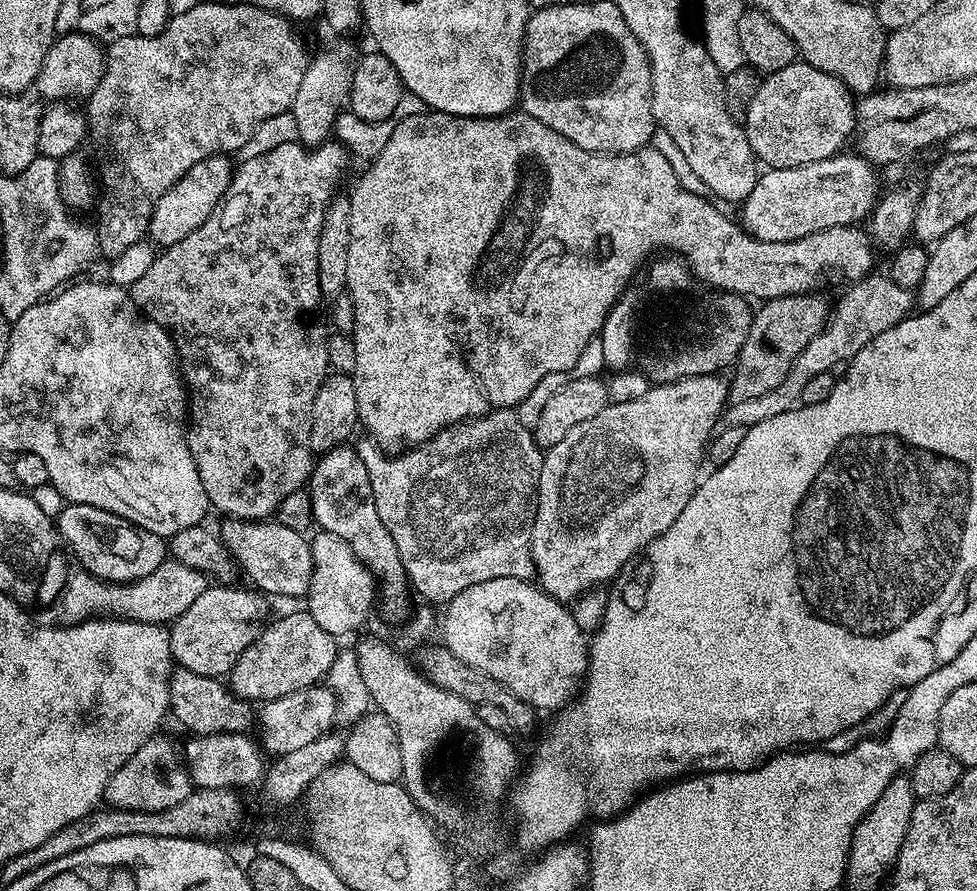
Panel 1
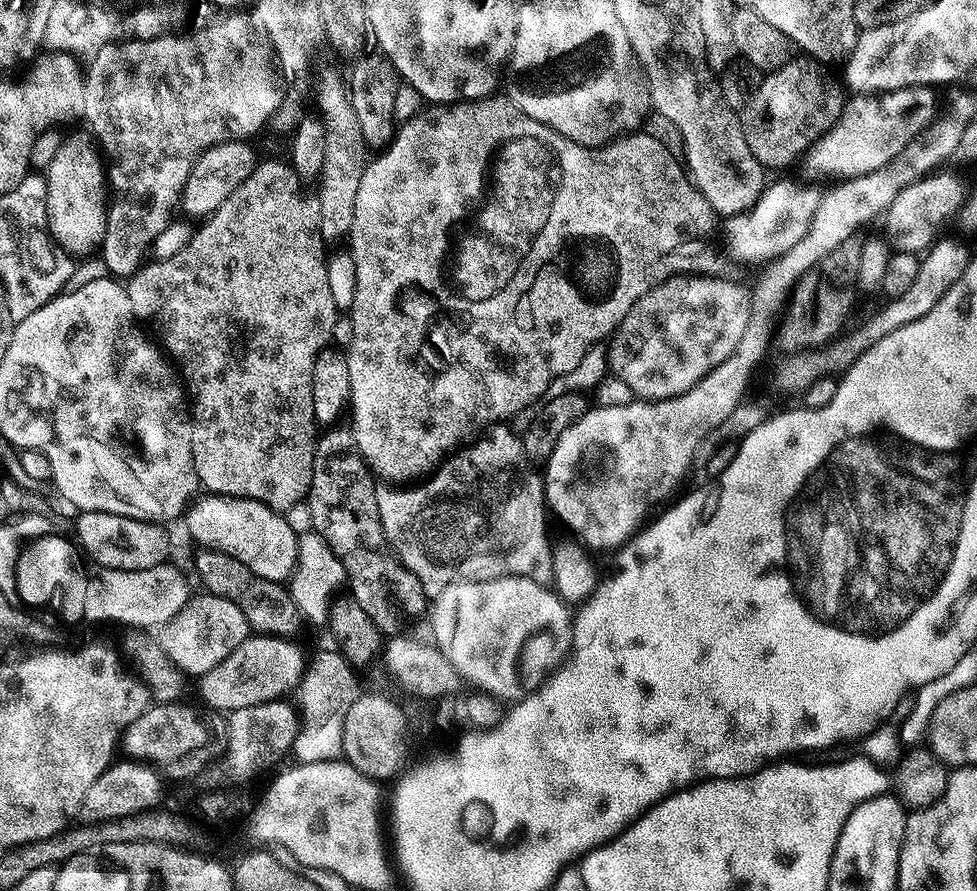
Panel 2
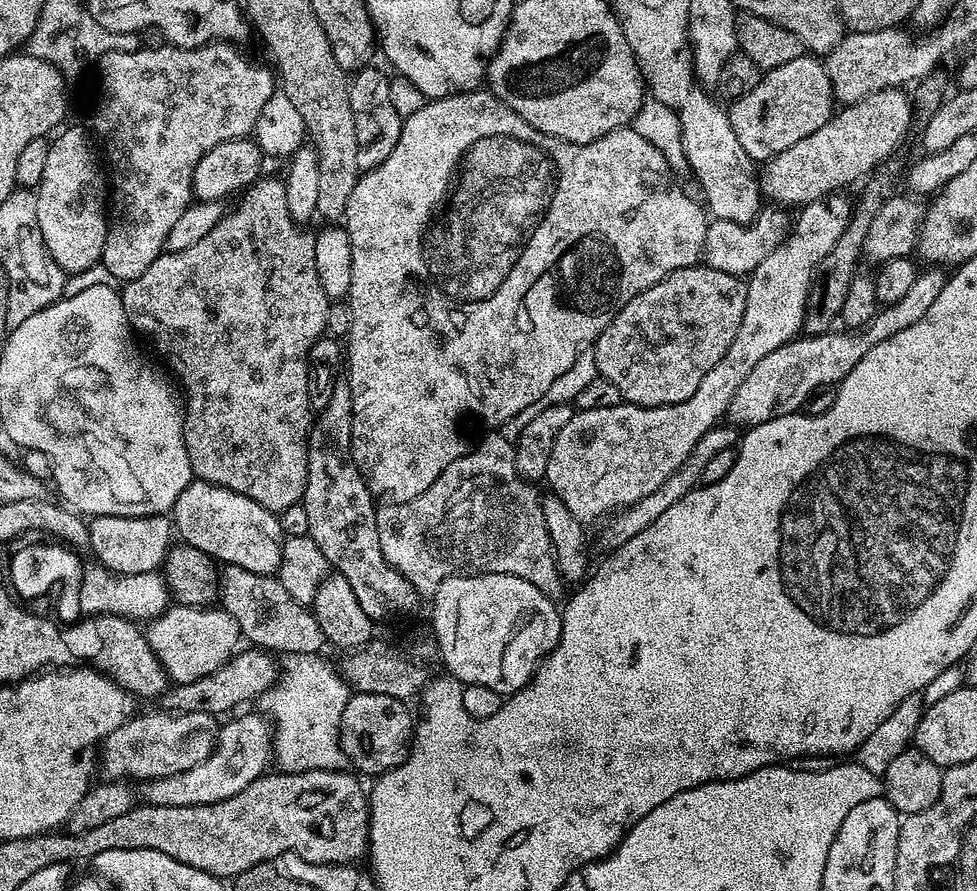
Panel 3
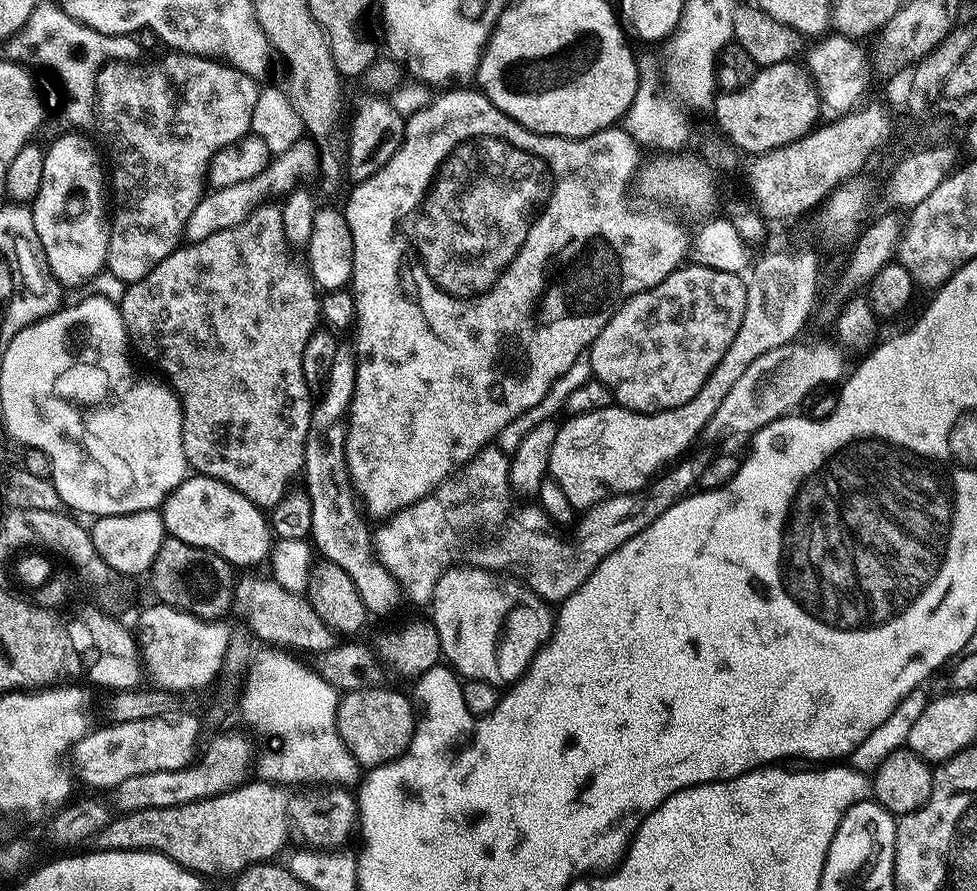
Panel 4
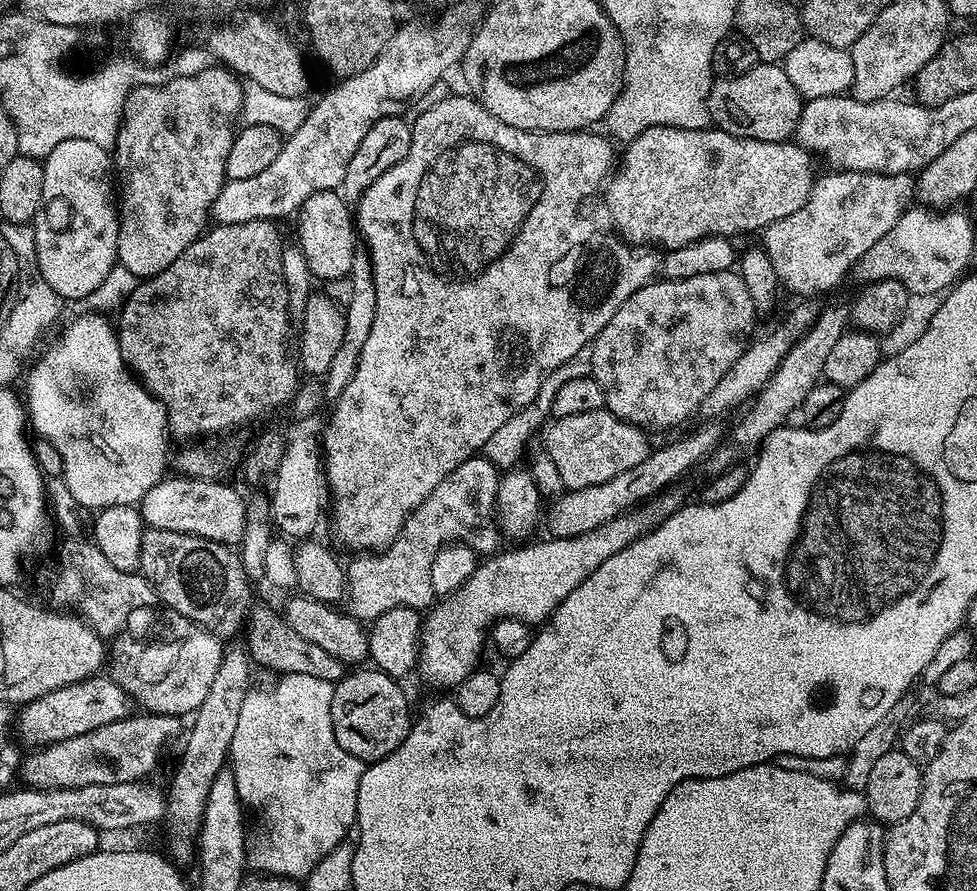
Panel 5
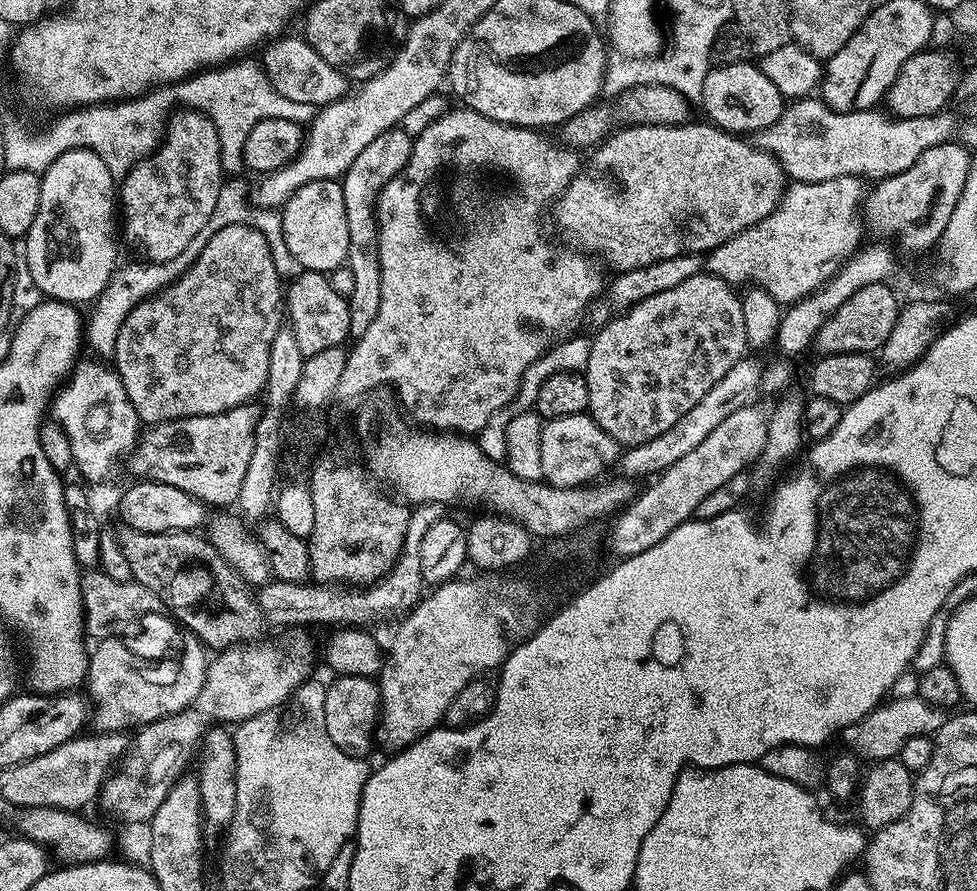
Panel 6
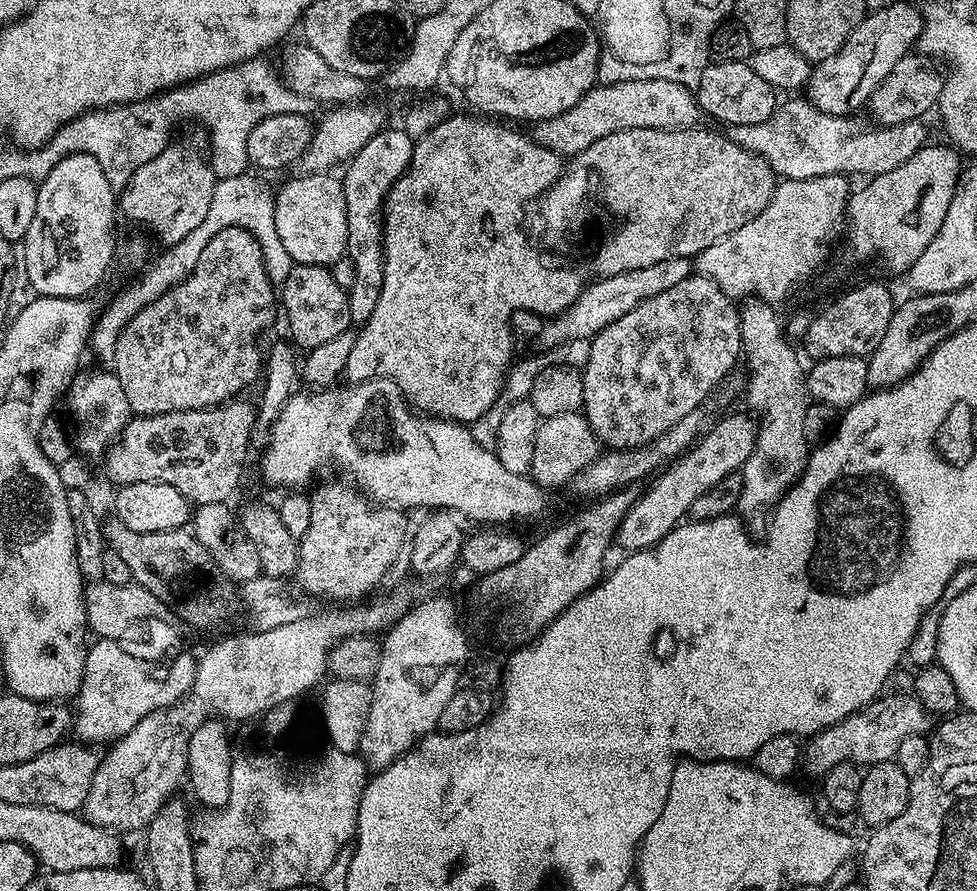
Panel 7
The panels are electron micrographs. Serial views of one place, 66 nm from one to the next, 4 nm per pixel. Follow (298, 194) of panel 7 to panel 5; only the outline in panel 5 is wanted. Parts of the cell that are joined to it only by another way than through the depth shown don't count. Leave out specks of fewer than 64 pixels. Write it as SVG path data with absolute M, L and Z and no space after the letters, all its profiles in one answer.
M339 191L310 194L298 213L296 228L300 231L298 247L305 255L309 269L317 281L341 280L347 277L350 262L354 262L354 254L358 250L358 232L354 227L354 212L343 200Z

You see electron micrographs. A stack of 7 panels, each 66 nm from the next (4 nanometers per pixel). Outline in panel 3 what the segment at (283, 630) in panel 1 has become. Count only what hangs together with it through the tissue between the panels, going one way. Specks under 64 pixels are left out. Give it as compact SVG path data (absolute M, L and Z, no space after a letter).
M248 648L248 651L237 651L227 664L214 670L209 676L198 678L194 682L178 684L169 687L158 704L166 712L220 712L231 713L235 704L244 704L247 700L262 696L275 683L276 669L271 660L273 658L260 648Z

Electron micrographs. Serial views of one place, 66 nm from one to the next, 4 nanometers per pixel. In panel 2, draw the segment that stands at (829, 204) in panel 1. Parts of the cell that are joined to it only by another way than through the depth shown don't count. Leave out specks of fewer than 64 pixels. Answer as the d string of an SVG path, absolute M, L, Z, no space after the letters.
M776 180L773 184L771 181L747 212L739 212L737 216L727 217L723 221L722 244L726 252L728 247L727 255L758 266L776 260L786 250L790 250L790 246L794 246L802 234L806 234L814 218L814 210L818 210L821 195L821 189L799 184L796 180Z

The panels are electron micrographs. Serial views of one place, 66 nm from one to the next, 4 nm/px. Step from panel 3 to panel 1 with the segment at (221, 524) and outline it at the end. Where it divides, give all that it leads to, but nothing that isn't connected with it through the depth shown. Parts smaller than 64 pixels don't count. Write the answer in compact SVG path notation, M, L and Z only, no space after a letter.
M228 518L223 522L225 524L218 528L218 535L224 541L225 548L232 553L233 561L239 567L241 564L245 574L252 579L253 589L269 597L307 597L312 576L312 545L301 533L275 522L235 518Z

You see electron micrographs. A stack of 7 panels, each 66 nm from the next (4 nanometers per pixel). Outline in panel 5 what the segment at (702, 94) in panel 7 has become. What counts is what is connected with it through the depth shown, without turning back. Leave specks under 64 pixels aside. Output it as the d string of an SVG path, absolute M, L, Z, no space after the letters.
M758 62L745 72L721 75L713 79L708 95L712 124L741 140L787 141L795 133L796 123L800 121L800 111L804 106L805 101L798 90L794 90L794 82L786 78L779 63Z

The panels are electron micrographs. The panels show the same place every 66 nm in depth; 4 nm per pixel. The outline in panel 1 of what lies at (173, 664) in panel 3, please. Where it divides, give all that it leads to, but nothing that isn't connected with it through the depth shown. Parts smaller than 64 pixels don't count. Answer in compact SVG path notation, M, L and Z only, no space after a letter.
M208 586L185 613L172 621L170 646L173 661L179 667L194 674L224 678L231 673L246 648L254 643L265 629L269 601L259 591L249 590L247 587L215 587Z

